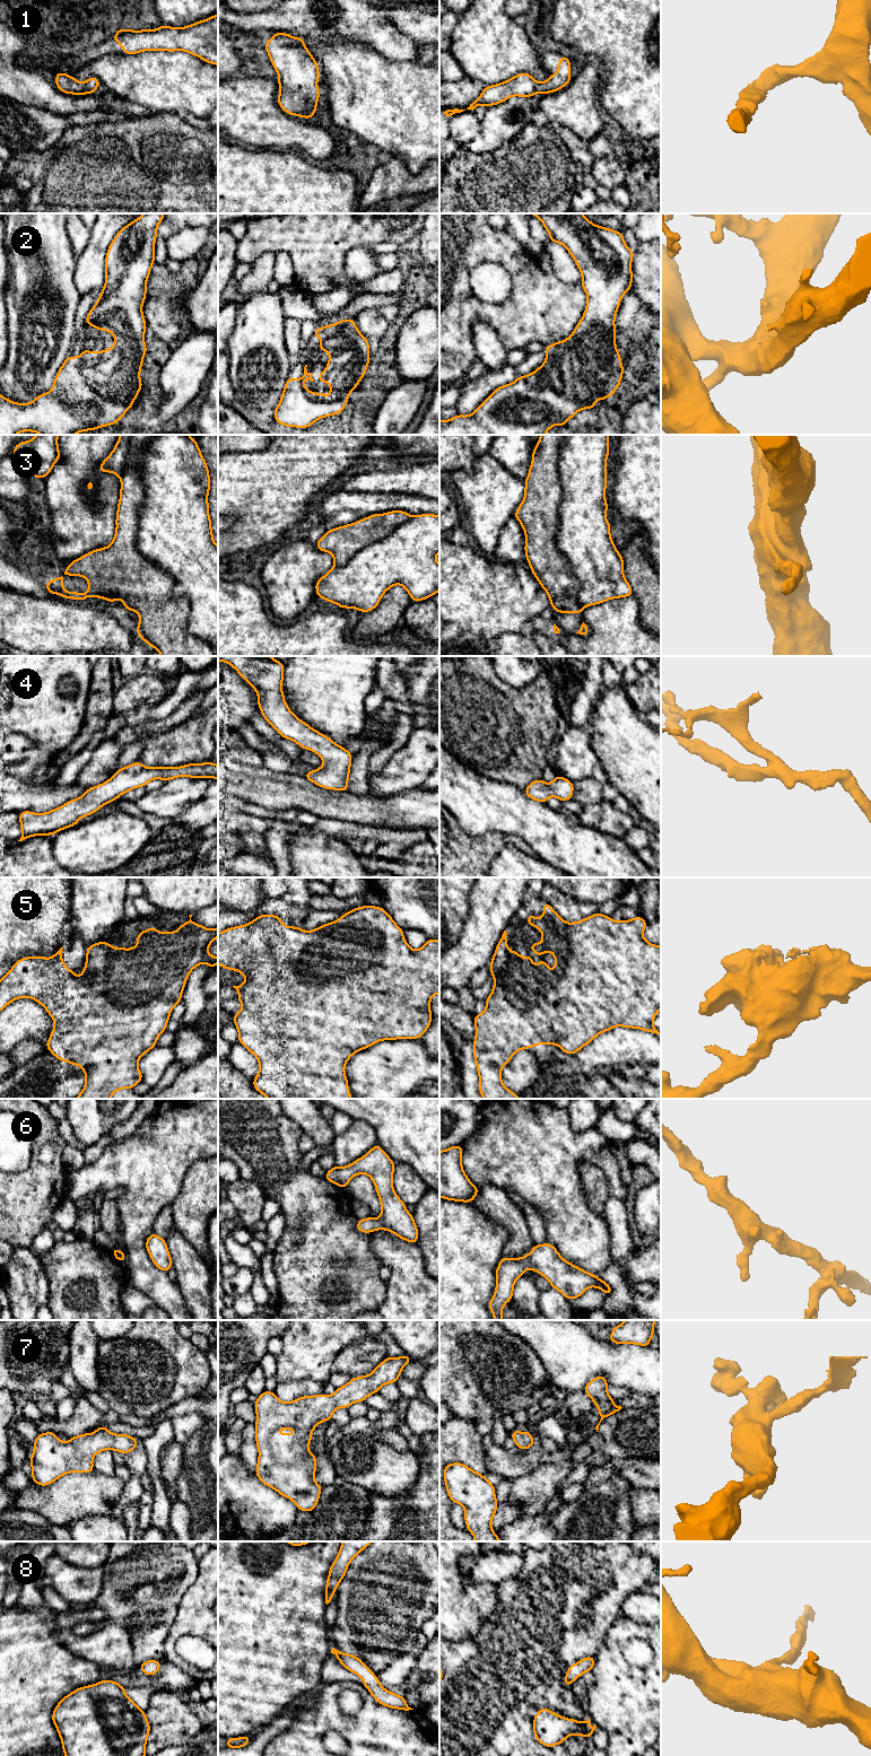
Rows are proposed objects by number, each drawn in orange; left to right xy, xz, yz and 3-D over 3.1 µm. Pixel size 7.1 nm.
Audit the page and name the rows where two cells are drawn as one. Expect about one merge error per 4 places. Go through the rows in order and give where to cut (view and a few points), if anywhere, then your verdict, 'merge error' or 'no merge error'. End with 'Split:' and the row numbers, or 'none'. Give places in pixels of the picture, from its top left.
1: no cut | no merge error
2: no cut | no merge error
3: xy (153, 435), (137, 548), (217, 655) | merge error
4: no cut | no merge error
5: no cut | no merge error
6: no cut | no merge error
7: no cut | no merge error
8: no cut | no merge error
Split: 3

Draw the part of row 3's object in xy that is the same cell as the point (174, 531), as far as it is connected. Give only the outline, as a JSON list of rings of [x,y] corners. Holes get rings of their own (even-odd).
[[[154,435],[140,456],[139,474],[145,487],[146,499],[139,509],[137,549],[149,561],[166,571],[175,580],[173,595],[186,599],[190,604],[190,615],[188,618],[189,632],[208,643],[218,656],[218,545],[214,542],[211,519],[209,516],[208,495],[210,490],[210,475],[207,462],[200,452],[197,440],[190,435]]]

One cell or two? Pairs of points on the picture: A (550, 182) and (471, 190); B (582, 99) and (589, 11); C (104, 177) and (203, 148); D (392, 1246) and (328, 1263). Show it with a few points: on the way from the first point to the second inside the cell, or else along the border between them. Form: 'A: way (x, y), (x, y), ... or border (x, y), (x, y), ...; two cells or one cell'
A: way (531, 182), (522, 190), (490, 190); one cell
B: border (597, 60), (602, 68); two cells
C: way (129, 177), (149, 177), (158, 169), (179, 169); one cell
D: border (368, 1233), (371, 1249), (383, 1264); two cells

